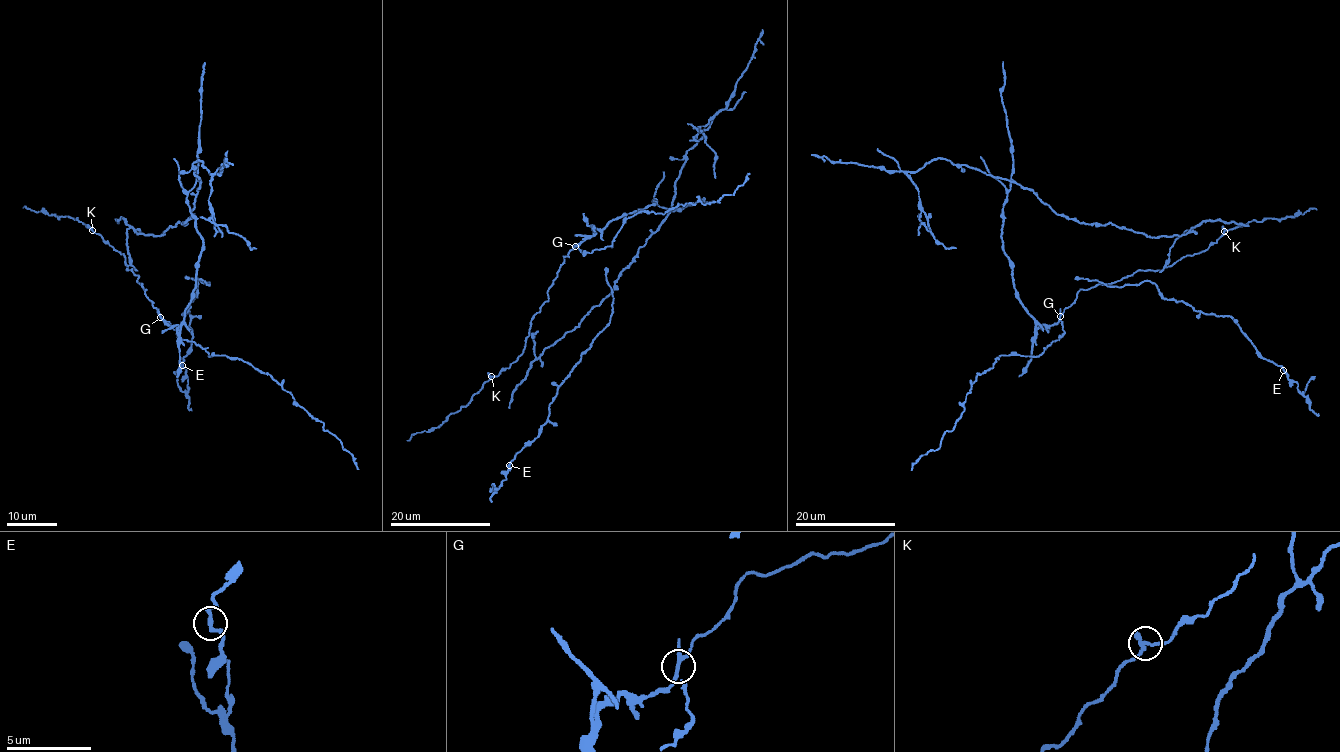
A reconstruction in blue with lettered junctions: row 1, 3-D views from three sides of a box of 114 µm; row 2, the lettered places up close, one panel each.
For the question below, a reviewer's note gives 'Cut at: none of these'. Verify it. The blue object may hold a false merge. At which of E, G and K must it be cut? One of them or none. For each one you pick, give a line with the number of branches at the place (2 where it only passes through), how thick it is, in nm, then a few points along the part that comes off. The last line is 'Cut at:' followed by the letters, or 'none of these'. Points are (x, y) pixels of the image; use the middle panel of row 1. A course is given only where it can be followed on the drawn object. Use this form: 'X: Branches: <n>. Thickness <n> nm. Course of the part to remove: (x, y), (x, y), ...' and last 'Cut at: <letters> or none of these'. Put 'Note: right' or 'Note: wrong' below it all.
G: Branches: 3. Thickness 200 nm. Course of the part to remove: (575, 246), (614, 218), (640, 211), (656, 199), (667, 210), (615, 288), (535, 357), (508, 408)
Cut at: G
Note: wrong

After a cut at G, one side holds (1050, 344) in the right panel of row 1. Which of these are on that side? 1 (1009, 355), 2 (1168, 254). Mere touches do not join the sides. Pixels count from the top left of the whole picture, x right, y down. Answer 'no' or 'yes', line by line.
1: yes
2: no

